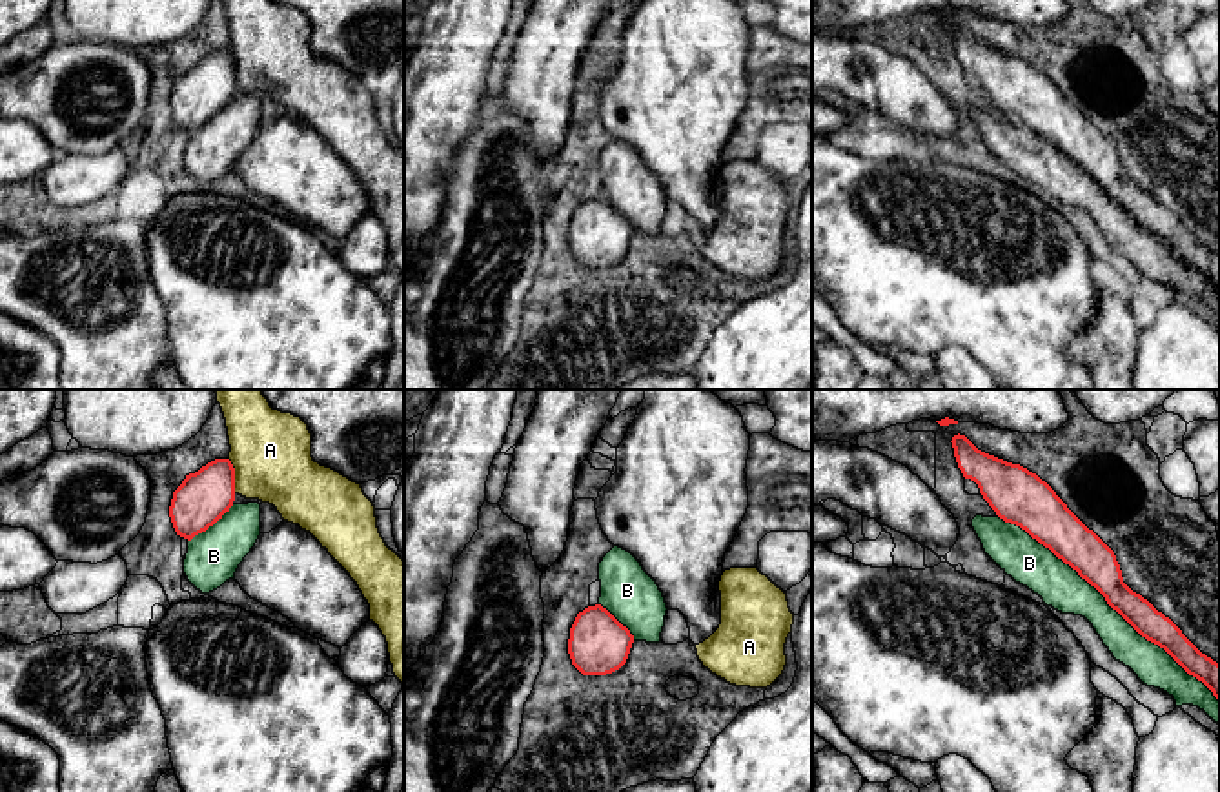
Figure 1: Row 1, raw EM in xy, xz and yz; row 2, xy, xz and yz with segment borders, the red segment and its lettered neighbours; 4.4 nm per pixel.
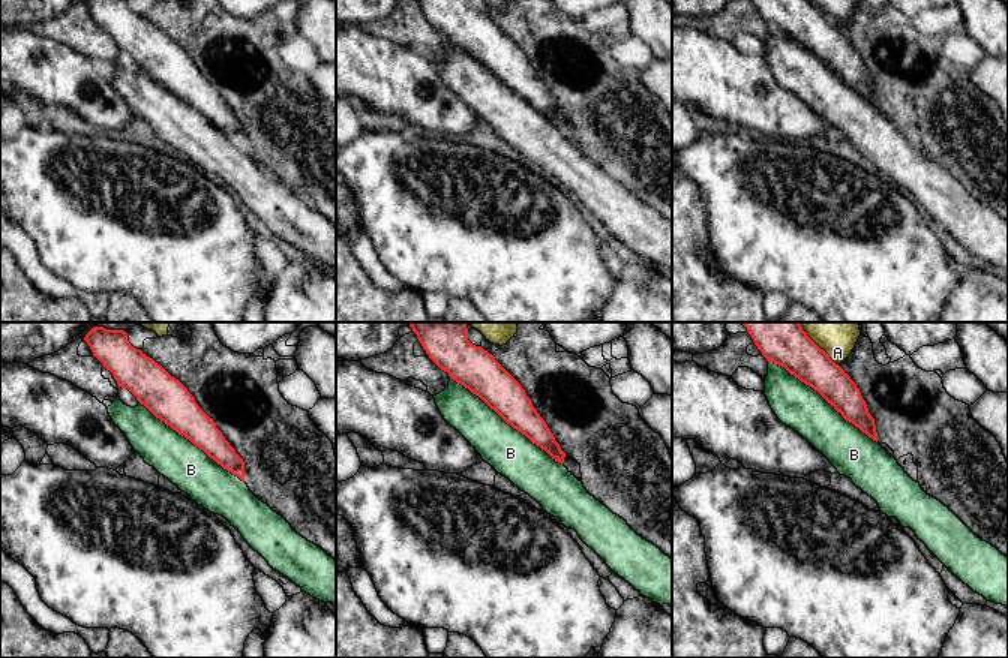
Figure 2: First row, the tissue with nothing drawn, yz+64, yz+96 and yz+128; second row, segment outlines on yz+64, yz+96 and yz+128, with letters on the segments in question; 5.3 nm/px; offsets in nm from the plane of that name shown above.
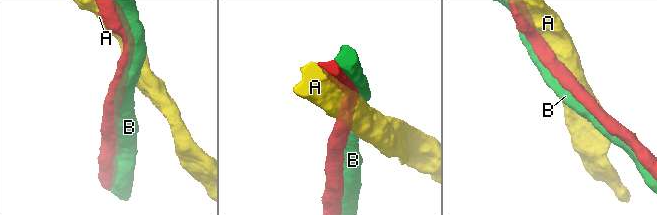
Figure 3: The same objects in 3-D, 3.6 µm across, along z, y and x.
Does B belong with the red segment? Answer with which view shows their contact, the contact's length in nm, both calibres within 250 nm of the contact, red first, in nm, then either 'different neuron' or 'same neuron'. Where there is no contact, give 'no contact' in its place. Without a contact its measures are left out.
yz | 1250 nm | 180/190 nm | same neuron

